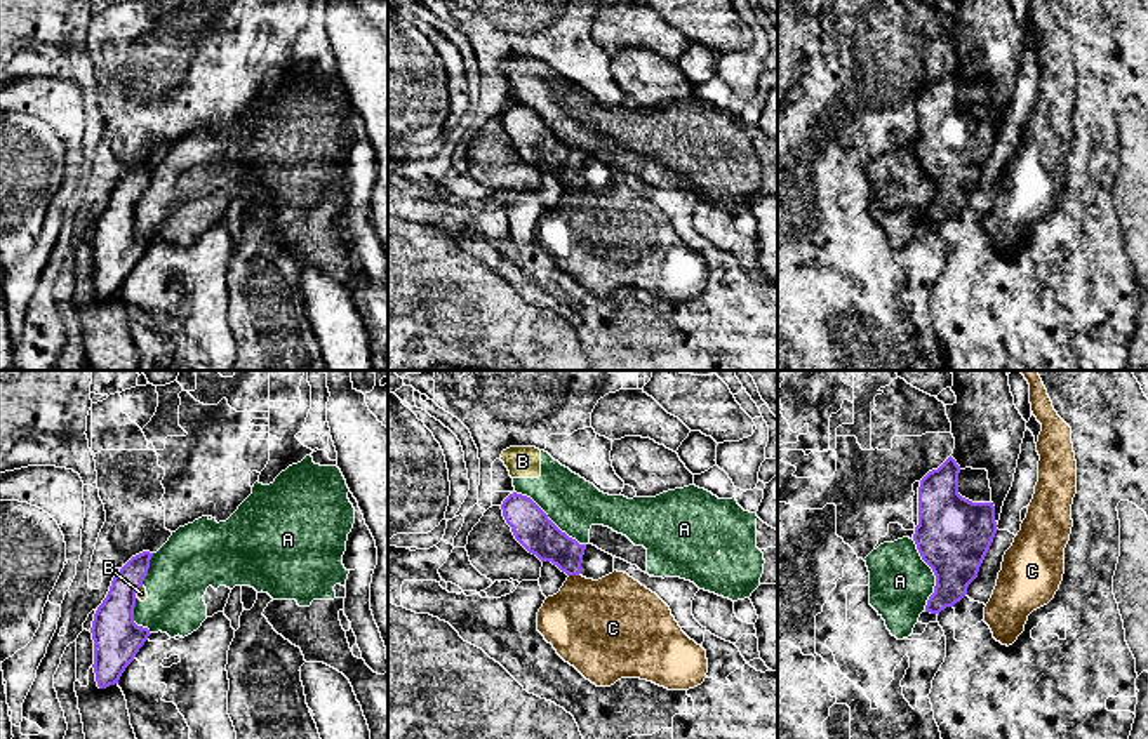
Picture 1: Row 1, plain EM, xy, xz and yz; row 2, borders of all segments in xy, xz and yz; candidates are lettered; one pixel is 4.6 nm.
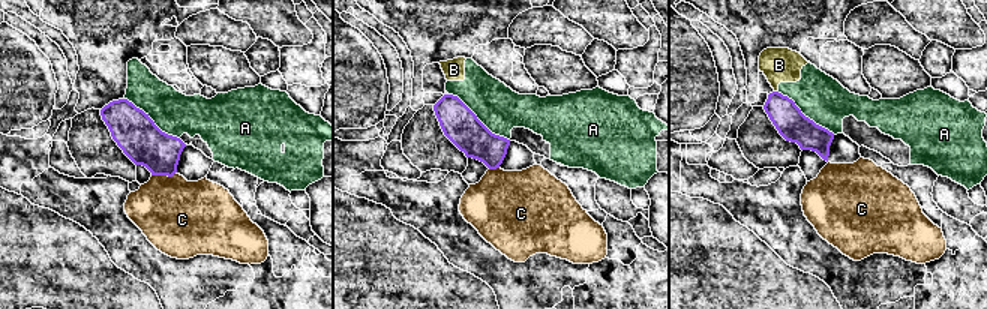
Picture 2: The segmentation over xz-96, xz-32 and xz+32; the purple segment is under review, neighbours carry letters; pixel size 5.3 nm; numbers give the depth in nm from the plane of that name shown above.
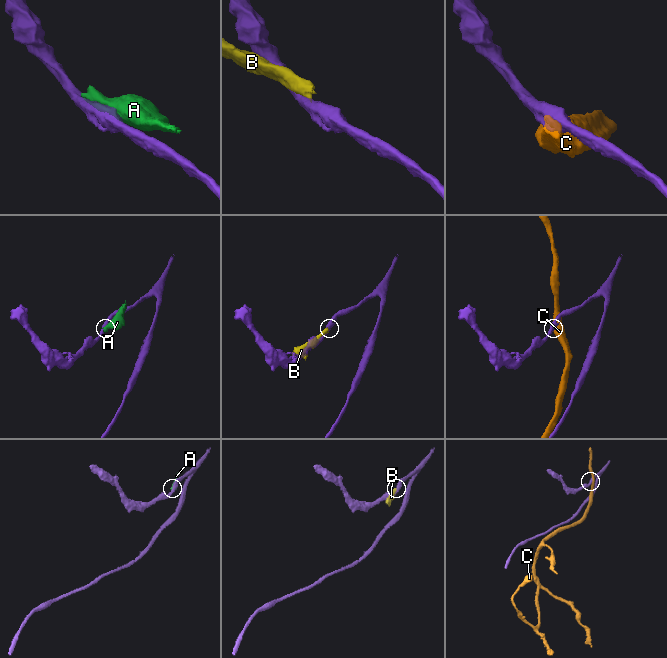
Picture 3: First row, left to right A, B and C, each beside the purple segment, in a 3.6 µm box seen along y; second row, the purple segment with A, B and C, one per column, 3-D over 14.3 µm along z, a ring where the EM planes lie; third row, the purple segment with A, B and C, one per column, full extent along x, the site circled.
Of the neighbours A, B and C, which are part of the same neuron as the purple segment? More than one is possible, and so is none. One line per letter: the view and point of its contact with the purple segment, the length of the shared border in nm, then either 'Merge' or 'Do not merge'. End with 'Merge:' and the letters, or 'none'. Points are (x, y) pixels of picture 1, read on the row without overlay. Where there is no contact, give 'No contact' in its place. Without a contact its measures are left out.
A: Touches purple at xz (548, 129). Shared border 420 nm. Do not merge
B: Touches purple at xy (138, 199). Shared border 60 nm. Do not merge
C: Touches purple at xz (574, 185). Shared border 60 nm. Do not merge
Merge: none

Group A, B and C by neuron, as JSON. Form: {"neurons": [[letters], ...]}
{"neurons": [["A", "B"], ["C"]]}

